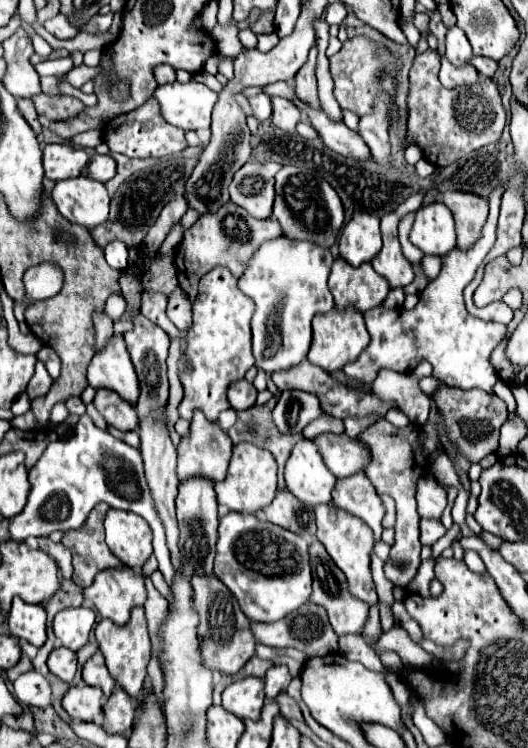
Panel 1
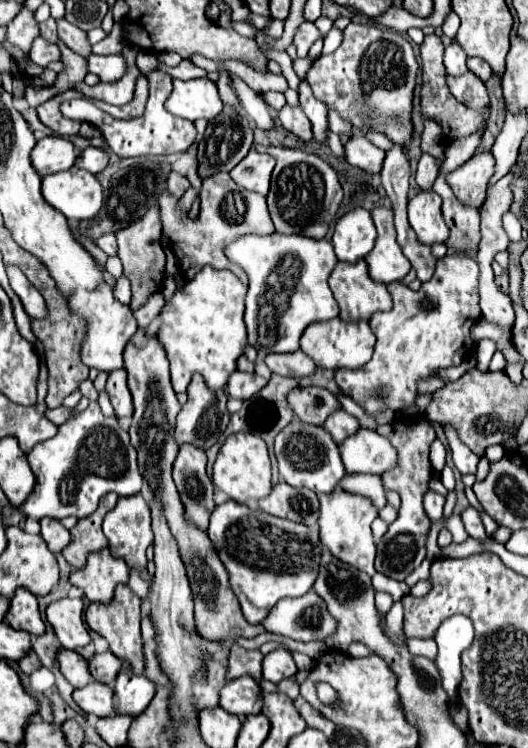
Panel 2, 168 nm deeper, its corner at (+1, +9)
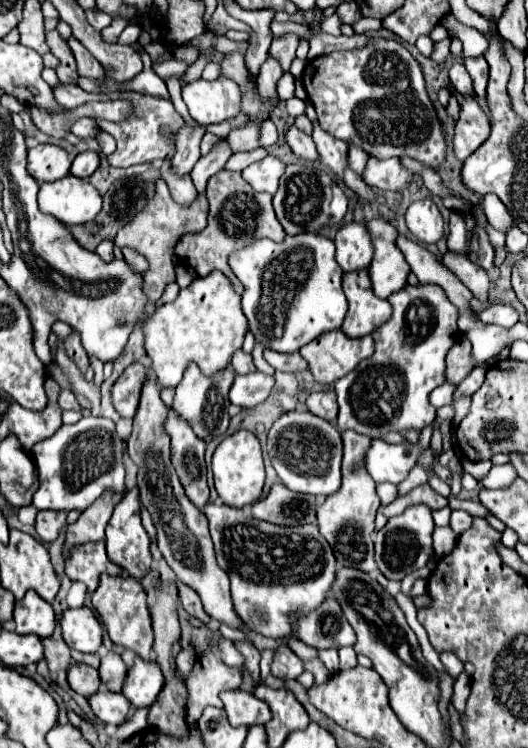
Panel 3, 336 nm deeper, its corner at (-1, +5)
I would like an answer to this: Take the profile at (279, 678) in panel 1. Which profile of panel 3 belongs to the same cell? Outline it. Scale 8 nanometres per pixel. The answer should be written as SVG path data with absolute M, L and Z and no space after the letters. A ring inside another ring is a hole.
M280 643L272 661L272 675L276 675L282 681L288 681L288 679L296 679L302 671L304 671L302 659L296 657L286 643Z

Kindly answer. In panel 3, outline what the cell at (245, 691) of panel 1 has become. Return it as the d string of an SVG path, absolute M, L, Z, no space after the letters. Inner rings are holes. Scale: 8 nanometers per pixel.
M240 689L224 691L220 693L220 699L224 701L224 711L232 727L266 725L270 719L268 705L256 699L252 693L246 693Z

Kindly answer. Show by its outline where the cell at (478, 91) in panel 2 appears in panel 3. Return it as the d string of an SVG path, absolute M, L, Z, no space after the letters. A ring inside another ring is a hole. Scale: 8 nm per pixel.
M464 95L454 133L454 153L458 159L470 157L490 135L490 119L476 103L474 95Z

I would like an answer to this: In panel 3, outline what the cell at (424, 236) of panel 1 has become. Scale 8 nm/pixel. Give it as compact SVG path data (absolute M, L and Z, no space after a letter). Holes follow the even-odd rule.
M416 201L406 211L406 225L420 243L436 243L444 235L444 221L434 201Z

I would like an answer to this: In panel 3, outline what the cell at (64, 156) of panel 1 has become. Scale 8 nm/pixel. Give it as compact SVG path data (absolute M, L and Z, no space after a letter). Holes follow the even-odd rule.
M36 145L28 149L28 173L38 181L58 181L70 173L68 153L58 145Z

